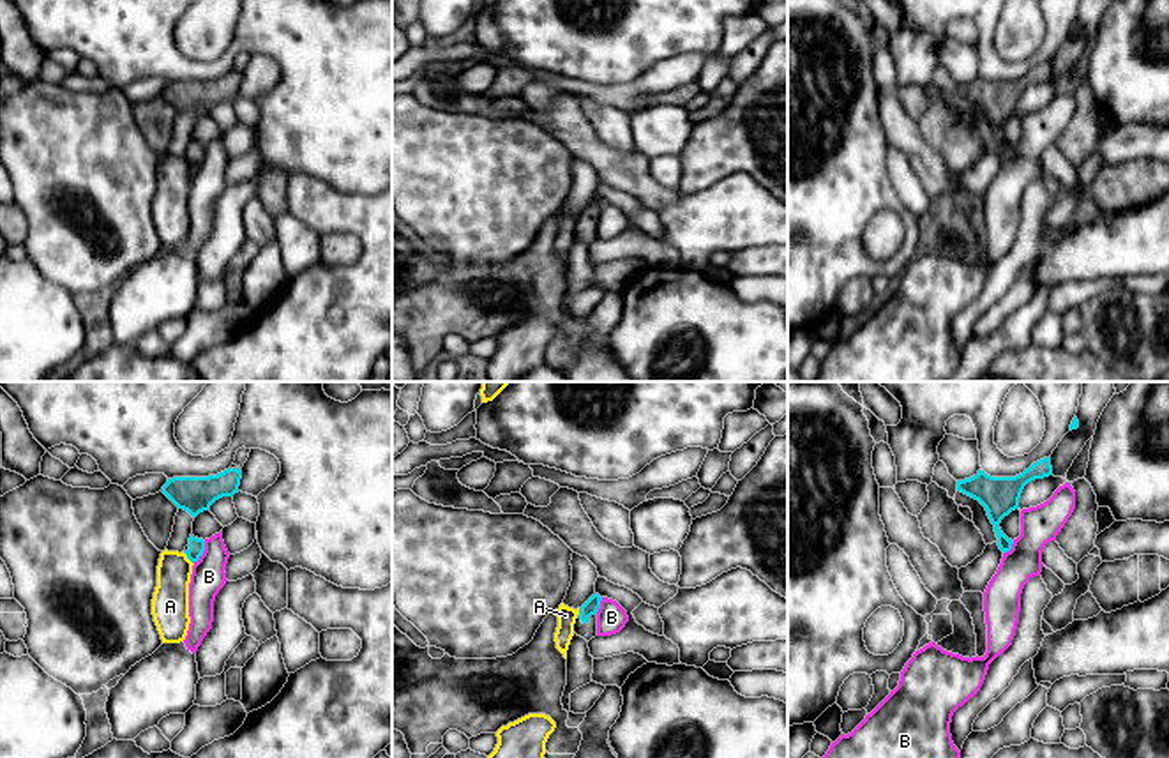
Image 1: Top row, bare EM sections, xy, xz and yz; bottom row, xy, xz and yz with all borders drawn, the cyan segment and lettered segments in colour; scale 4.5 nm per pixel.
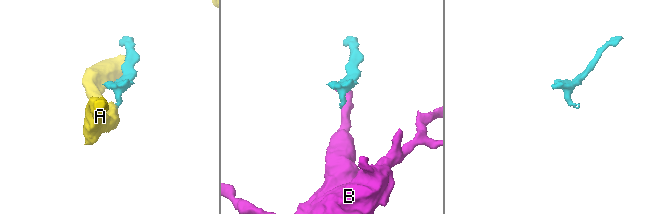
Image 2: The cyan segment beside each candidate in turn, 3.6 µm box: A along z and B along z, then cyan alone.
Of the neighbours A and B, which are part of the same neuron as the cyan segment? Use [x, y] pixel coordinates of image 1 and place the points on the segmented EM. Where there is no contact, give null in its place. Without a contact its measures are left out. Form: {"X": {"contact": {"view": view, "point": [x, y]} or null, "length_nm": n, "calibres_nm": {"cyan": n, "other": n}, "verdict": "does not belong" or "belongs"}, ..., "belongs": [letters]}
{"A": {"contact": {"view": "xy", "point": [188, 557]}, "length_nm": 70, "calibres_nm": {"cyan": 80, "other": 180}, "verdict": "does not belong"}, "B": {"contact": {"view": "xy", "point": [202, 553]}, "length_nm": 120, "calibres_nm": {"cyan": 80, "other": 150}, "verdict": "does not belong"}, "belongs": []}

